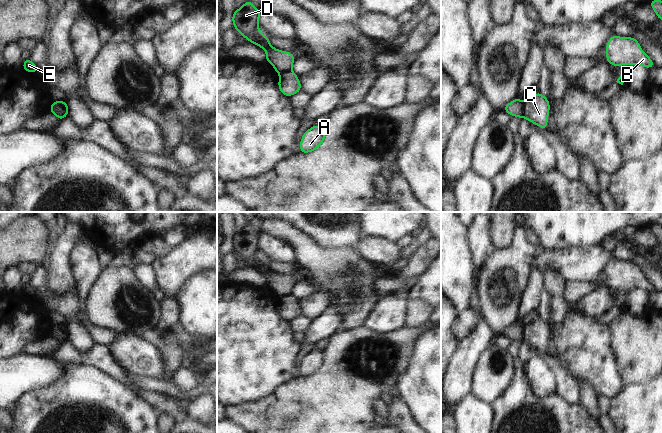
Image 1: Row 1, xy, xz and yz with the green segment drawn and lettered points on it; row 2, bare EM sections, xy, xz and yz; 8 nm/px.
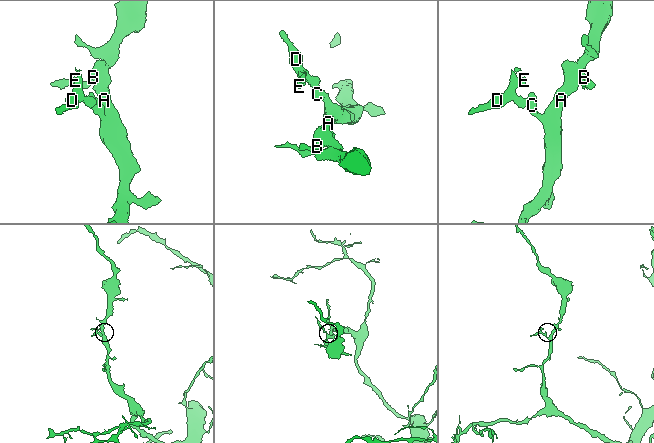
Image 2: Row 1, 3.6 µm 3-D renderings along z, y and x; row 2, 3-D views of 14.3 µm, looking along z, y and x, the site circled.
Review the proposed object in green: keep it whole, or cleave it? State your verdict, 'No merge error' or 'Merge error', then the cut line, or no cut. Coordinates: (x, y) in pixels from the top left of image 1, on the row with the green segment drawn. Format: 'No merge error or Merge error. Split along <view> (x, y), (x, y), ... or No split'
Merge error. Split along yz (522, 102), (524, 116)

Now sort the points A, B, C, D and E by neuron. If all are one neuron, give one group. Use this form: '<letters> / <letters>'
A B C / D E

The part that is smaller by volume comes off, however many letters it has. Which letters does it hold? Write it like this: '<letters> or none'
D, E

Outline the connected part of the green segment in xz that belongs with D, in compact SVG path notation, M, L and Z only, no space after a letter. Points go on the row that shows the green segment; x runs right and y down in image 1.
M248 0L240 9L234 11L232 16L234 28L244 38L266 50L267 63L273 64L276 72L282 74L291 70L296 58L289 52L272 47L268 41L269 38L258 29L259 17L260 10L256 9L253 3Z

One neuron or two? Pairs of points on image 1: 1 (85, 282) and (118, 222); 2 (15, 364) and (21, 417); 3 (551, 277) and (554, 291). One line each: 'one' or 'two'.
1: two
2: two
3: one

